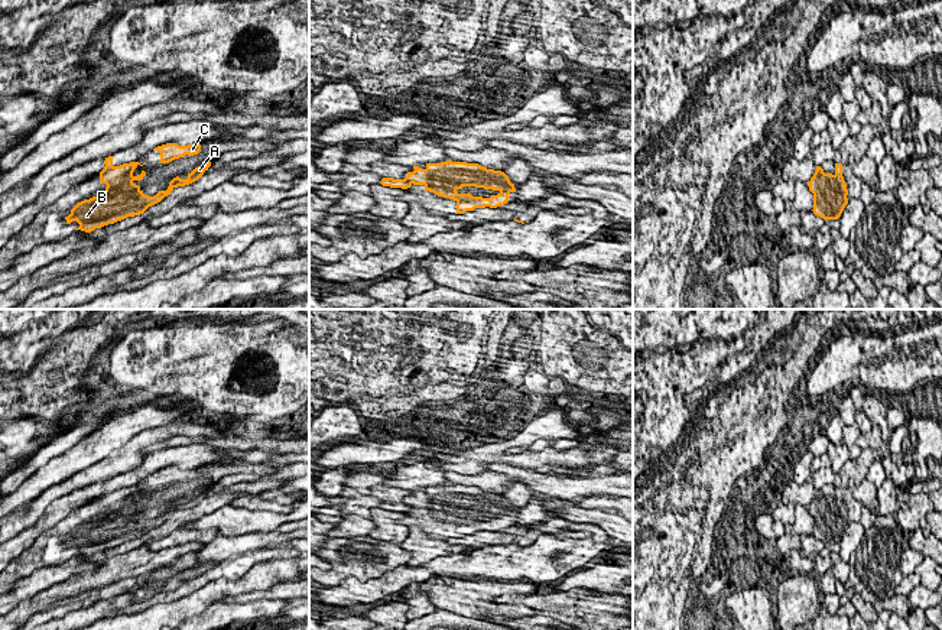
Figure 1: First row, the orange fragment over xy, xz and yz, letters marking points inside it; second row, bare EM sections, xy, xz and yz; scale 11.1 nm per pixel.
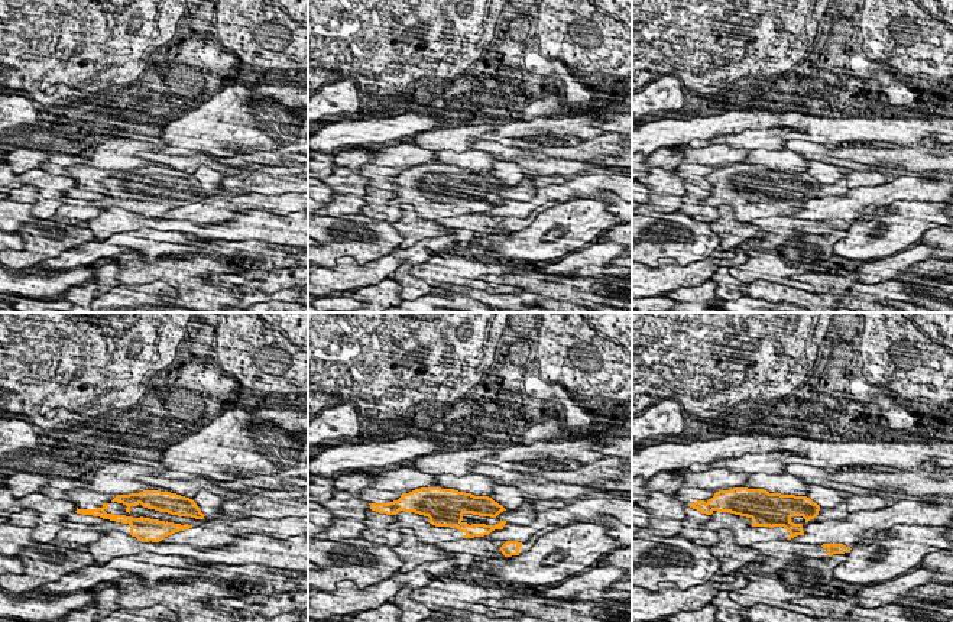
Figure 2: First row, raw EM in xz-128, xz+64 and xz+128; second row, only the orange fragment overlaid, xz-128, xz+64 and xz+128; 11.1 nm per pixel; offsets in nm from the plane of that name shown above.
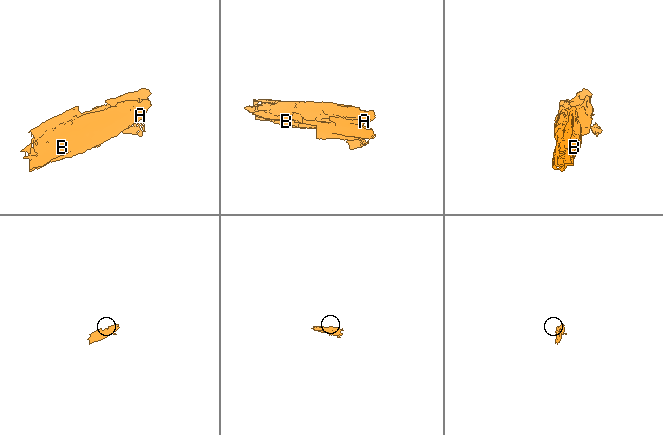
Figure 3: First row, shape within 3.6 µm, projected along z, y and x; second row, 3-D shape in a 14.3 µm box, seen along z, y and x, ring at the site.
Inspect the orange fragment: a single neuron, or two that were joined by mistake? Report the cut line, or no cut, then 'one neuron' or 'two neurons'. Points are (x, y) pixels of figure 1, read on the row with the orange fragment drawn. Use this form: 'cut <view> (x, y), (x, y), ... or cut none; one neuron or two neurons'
cut none; one neuron

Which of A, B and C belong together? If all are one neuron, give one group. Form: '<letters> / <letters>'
A B C

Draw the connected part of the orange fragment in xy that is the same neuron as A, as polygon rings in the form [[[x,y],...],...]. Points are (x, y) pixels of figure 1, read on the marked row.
[[[108,156],[104,163],[105,166],[100,172],[100,181],[107,185],[105,191],[100,192],[97,197],[78,202],[71,210],[71,214],[65,217],[66,224],[71,224],[72,221],[79,224],[75,230],[91,233],[95,228],[114,224],[127,217],[140,215],[149,207],[160,202],[175,188],[198,181],[211,166],[211,162],[207,162],[195,168],[188,173],[186,179],[176,176],[169,182],[166,191],[159,191],[155,197],[149,197],[134,184],[146,176],[144,171],[137,176],[133,175],[134,169],[140,165],[139,162],[114,166],[113,156]]]

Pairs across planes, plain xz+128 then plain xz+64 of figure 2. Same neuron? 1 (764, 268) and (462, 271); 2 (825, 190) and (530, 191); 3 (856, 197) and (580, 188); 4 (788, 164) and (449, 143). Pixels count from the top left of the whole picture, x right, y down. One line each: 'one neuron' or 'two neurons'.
1: one neuron
2: one neuron
3: one neuron
4: two neurons

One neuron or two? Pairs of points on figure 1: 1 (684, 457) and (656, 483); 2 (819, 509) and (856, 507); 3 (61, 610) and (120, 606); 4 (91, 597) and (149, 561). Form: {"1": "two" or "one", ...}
{"1": "one", "2": "one", "3": "two", "4": "two"}

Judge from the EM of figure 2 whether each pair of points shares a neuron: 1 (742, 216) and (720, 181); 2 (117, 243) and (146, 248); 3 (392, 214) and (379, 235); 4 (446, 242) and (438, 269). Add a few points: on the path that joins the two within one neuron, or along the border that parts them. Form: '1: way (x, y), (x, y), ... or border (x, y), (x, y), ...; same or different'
1: way (742, 207), (742, 203), (729, 190); same
2: way (125, 243), (139, 243); same
3: border (362, 213), (391, 223); different
4: border (437, 252), (443, 253); different

